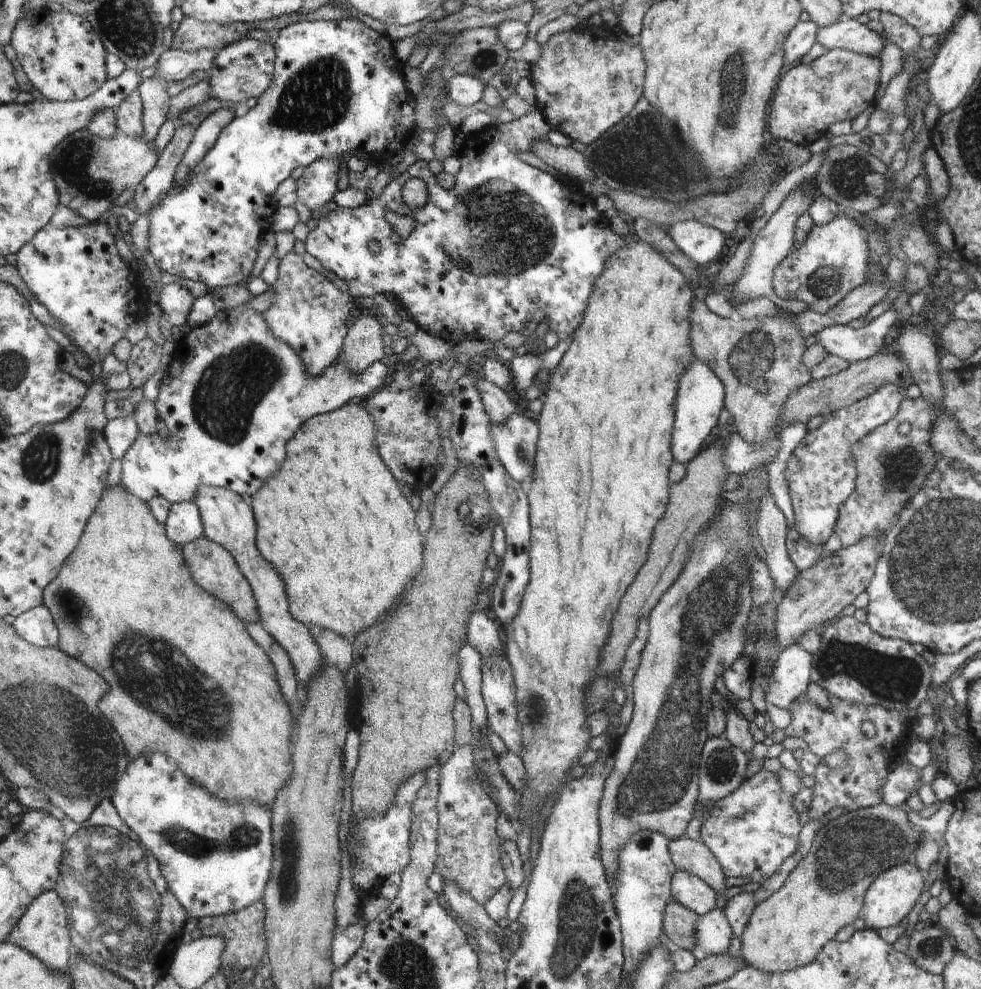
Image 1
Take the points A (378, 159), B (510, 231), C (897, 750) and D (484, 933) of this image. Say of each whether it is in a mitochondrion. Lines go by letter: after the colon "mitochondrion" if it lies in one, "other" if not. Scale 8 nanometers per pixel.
A: other
B: mitochondrion
C: other
D: other

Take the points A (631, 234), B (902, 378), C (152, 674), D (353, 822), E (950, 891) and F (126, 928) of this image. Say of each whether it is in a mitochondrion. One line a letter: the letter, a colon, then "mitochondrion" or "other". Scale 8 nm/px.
A: other
B: other
C: mitochondrion
D: other
E: other
F: mitochondrion

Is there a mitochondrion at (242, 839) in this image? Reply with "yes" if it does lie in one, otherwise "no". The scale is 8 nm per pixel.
yes

